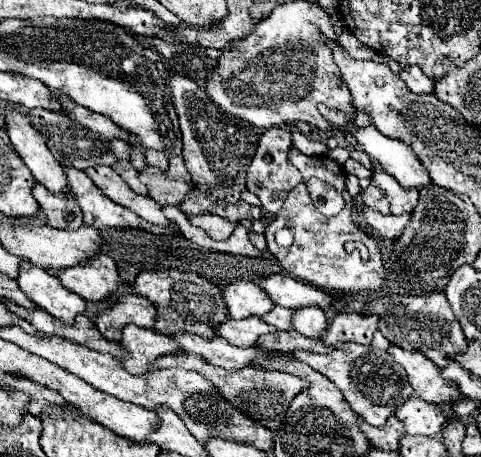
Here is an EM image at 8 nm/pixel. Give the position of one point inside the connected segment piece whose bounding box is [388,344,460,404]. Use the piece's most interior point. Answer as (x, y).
(423, 375)

